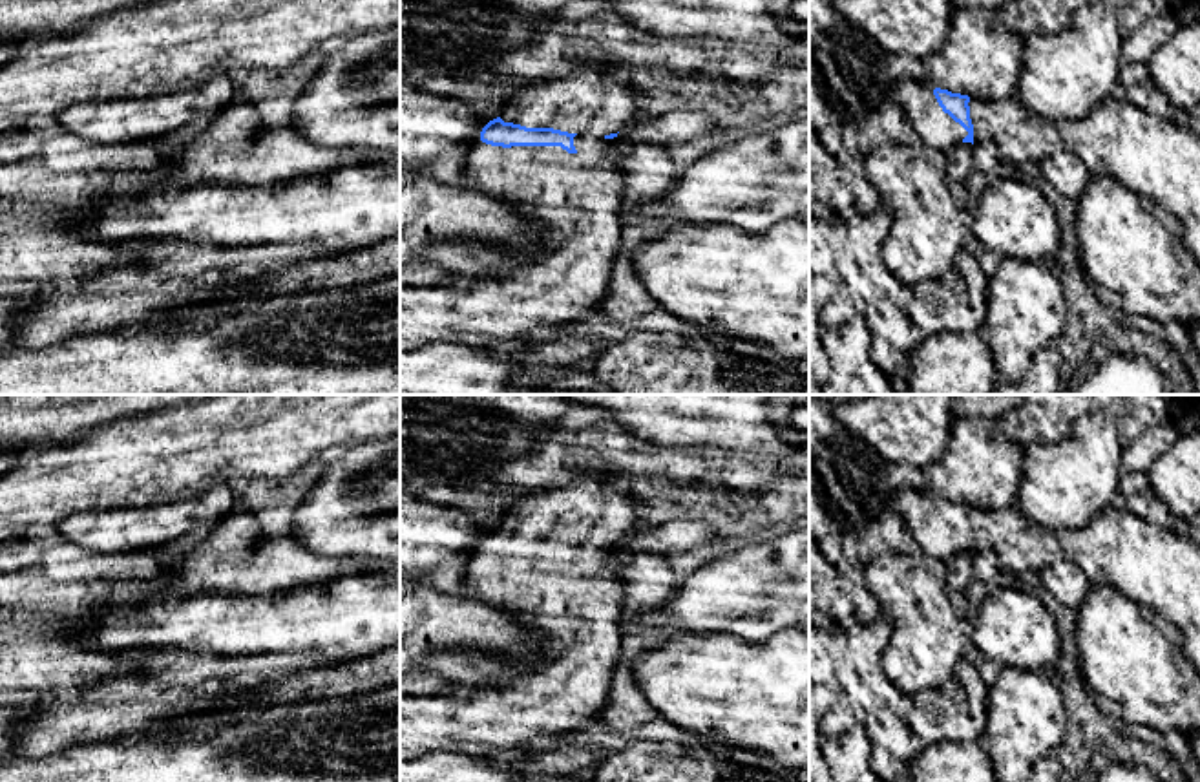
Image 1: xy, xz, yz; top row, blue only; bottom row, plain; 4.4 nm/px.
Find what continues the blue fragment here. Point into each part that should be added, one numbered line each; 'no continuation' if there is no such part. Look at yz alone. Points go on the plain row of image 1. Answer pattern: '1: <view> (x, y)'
1: yz (936, 538)
2: yz (1155, 567)

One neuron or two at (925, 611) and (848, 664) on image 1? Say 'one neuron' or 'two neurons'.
two neurons

